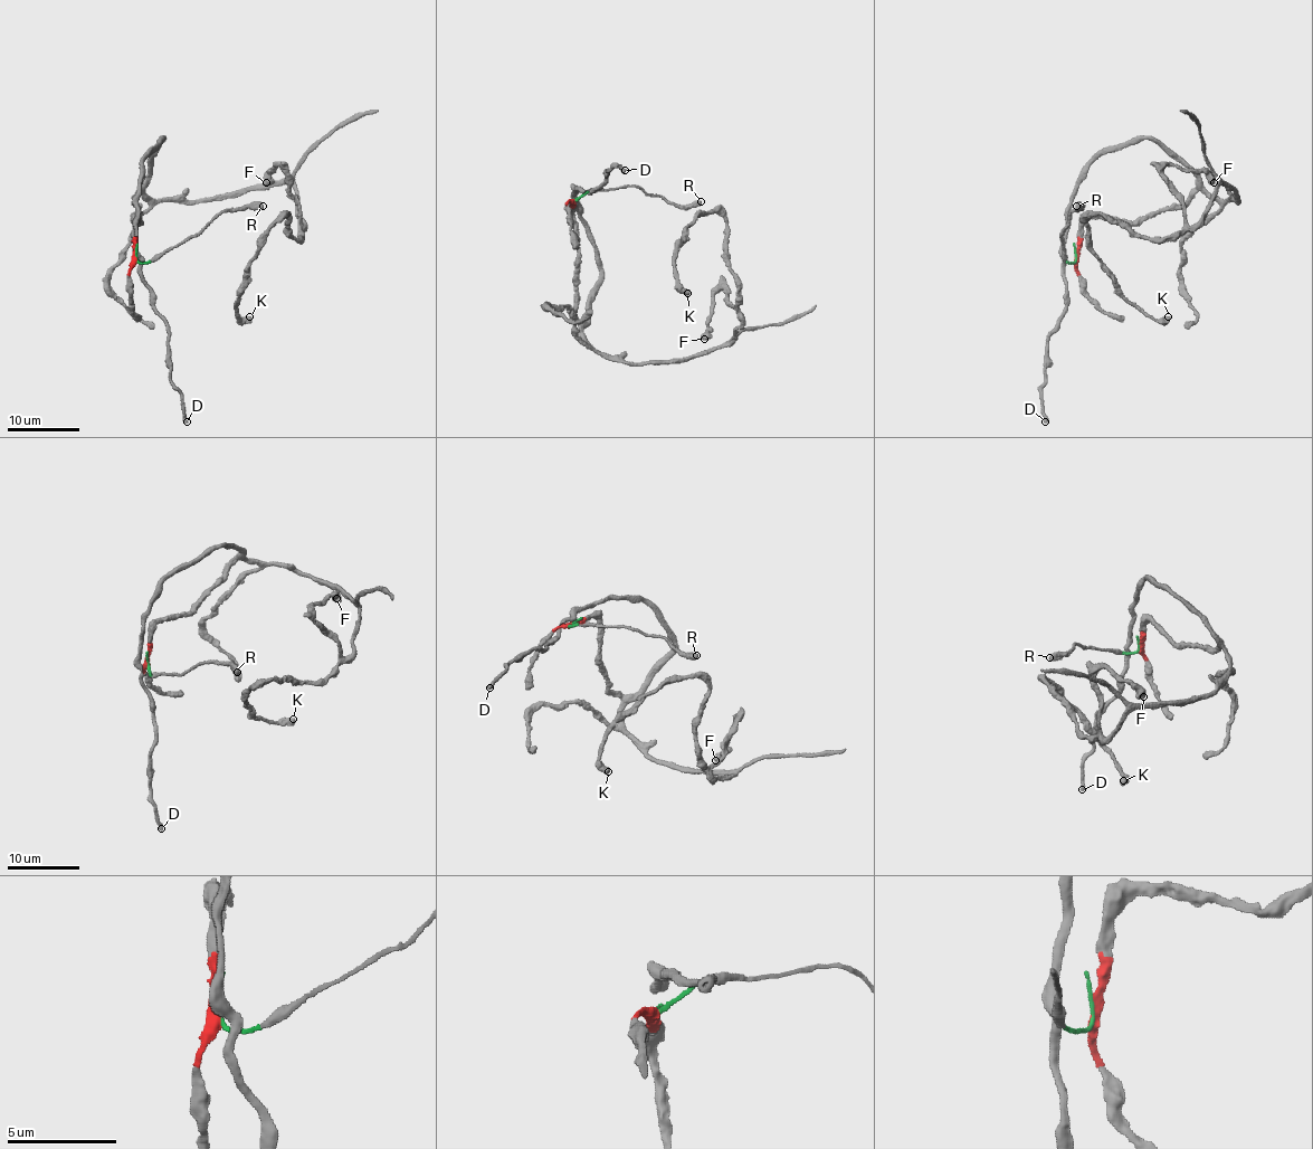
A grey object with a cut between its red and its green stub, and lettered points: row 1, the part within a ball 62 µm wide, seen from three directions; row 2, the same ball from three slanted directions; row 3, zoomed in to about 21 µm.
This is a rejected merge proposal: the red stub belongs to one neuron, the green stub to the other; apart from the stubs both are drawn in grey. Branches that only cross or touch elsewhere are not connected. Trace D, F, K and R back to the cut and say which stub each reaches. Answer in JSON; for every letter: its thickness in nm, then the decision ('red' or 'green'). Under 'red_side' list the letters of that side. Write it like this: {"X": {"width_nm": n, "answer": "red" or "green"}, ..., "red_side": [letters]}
{"D": {"width_nm": 320, "answer": "red"}, "F": {"width_nm": 650, "answer": "red"}, "K": {"width_nm": 550, "answer": "red"}, "R": {"width_nm": 600, "answer": "green"}, "red_side": ["D", "F", "K"]}

